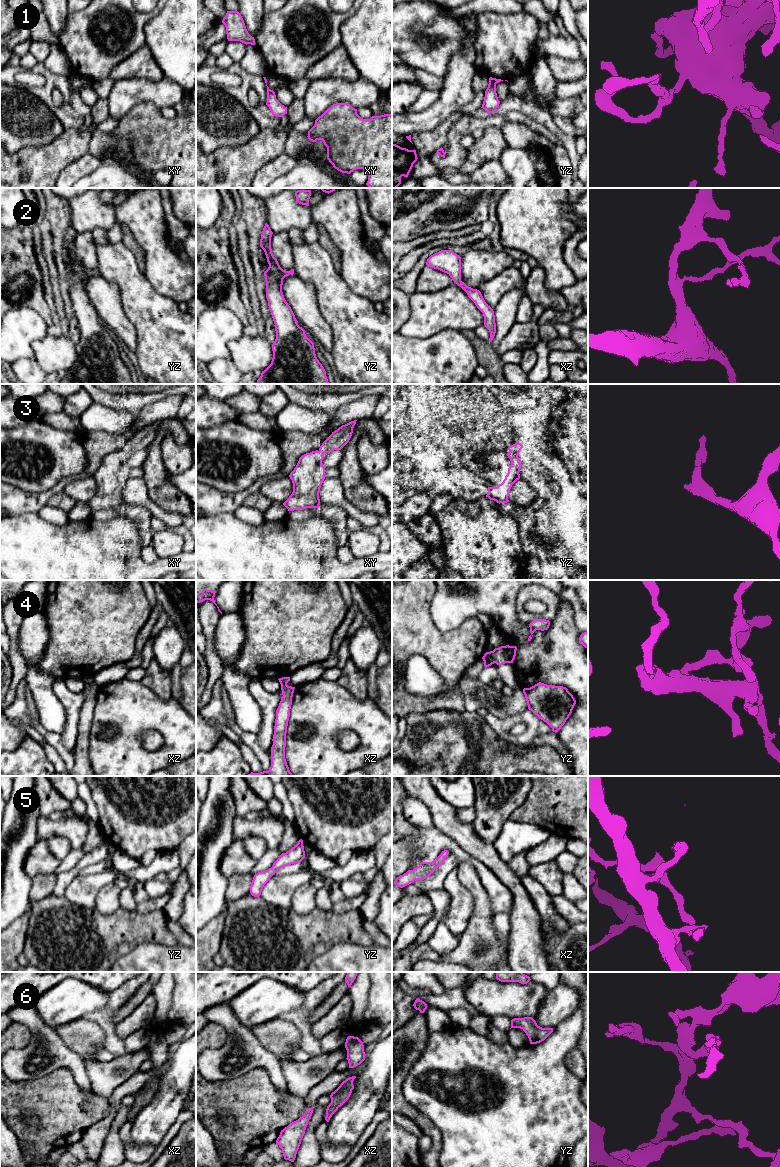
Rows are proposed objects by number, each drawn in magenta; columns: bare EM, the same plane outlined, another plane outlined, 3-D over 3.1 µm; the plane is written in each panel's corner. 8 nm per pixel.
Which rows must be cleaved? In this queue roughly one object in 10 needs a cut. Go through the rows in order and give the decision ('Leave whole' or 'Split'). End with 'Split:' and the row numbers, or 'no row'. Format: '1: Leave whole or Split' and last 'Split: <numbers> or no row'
1: Leave whole
2: Leave whole
3: Leave whole
4: Leave whole
5: Leave whole
6: Leave whole
Split: no row

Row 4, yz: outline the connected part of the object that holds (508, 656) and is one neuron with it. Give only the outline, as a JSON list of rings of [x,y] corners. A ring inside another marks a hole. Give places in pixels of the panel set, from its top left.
[[[501,646],[493,651],[486,652],[482,657],[485,669],[492,664],[502,665],[505,663],[513,663],[516,656],[516,646]]]

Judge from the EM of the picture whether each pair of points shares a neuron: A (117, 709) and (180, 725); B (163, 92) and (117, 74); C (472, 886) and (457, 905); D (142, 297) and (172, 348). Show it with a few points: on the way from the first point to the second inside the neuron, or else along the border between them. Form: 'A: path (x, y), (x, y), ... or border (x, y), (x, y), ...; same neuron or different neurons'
A: path (133, 709), (164, 716); same neuron
B: border (149, 79), (121, 78), (115, 81); different neurons
C: border (457, 870), (459, 883), (472, 896), (472, 914); different neurons
D: path (151, 310), (165, 335); same neuron

